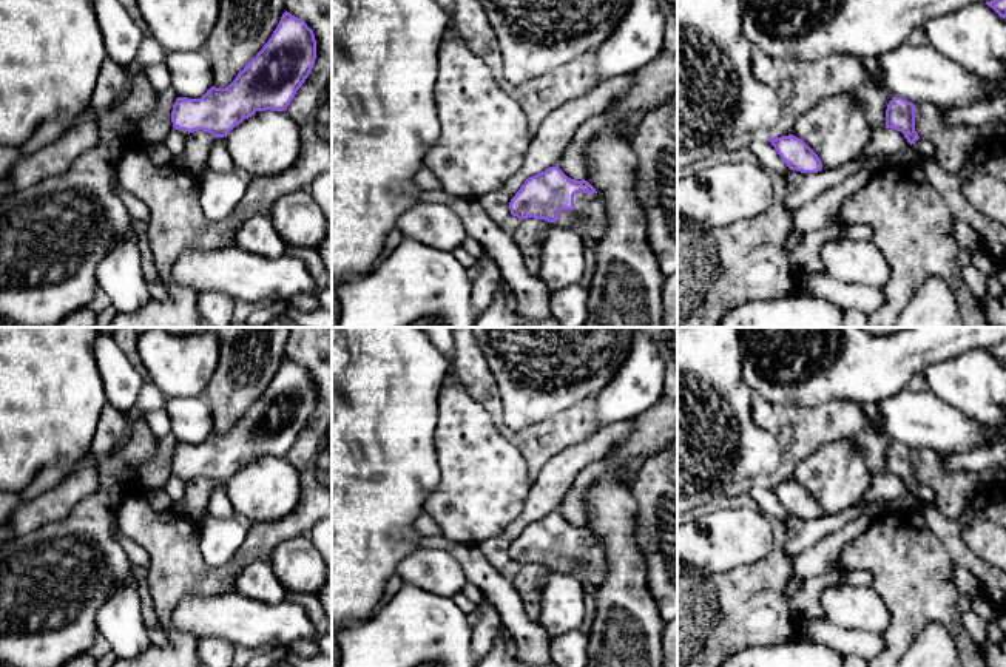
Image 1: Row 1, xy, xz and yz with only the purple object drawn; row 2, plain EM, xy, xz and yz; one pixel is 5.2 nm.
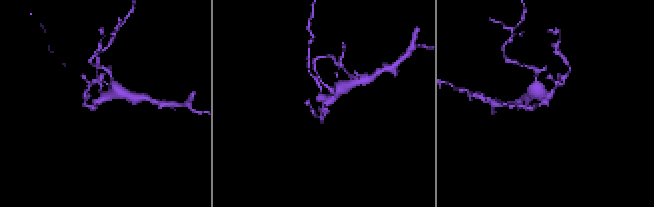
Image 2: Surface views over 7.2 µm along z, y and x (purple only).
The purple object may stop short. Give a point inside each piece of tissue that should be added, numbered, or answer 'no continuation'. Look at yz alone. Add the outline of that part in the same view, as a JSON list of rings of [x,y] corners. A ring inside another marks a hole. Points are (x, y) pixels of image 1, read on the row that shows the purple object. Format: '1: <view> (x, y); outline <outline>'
1: yz (923, 147); outline [[[920,137],[915,141],[910,148],[918,154],[918,156],[926,156],[926,157],[935,157],[935,147],[930,141]]]

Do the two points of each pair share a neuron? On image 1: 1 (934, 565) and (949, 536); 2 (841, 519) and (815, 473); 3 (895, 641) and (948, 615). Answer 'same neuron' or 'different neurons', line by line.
1: different neurons
2: different neurons
3: same neuron

